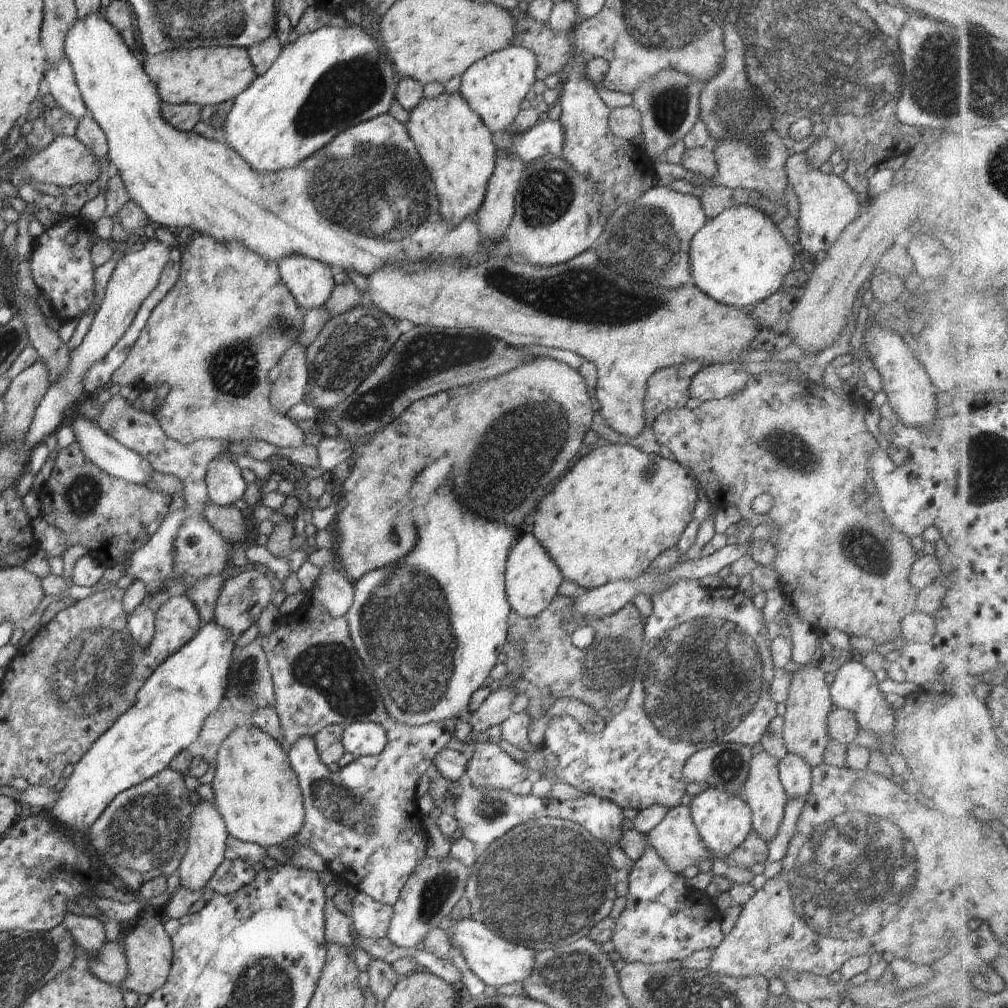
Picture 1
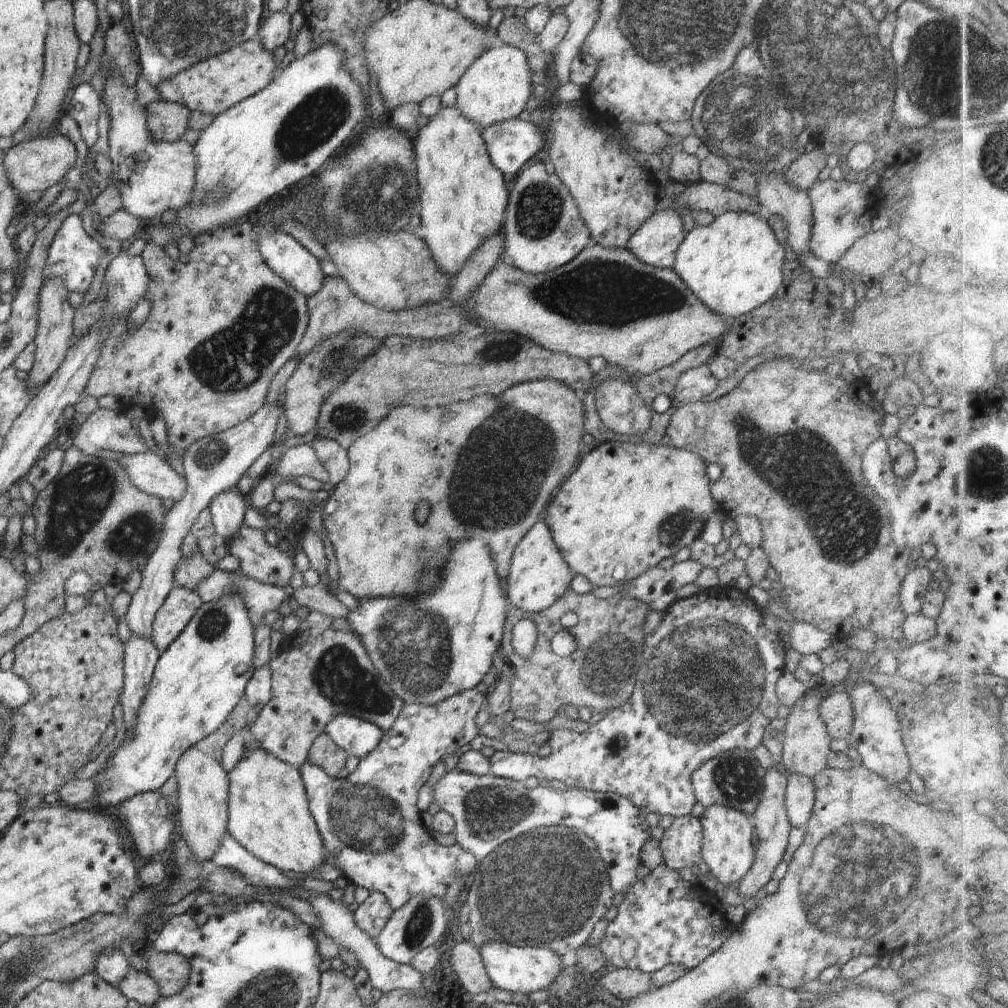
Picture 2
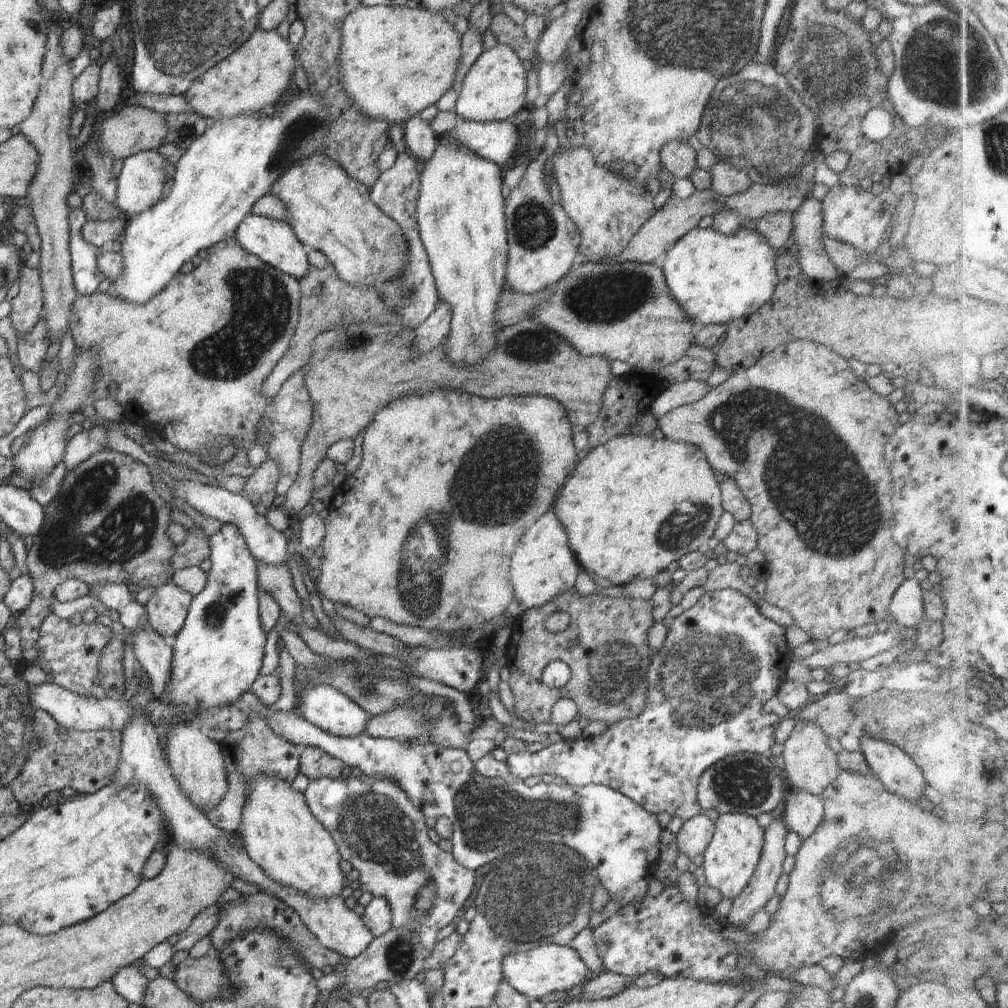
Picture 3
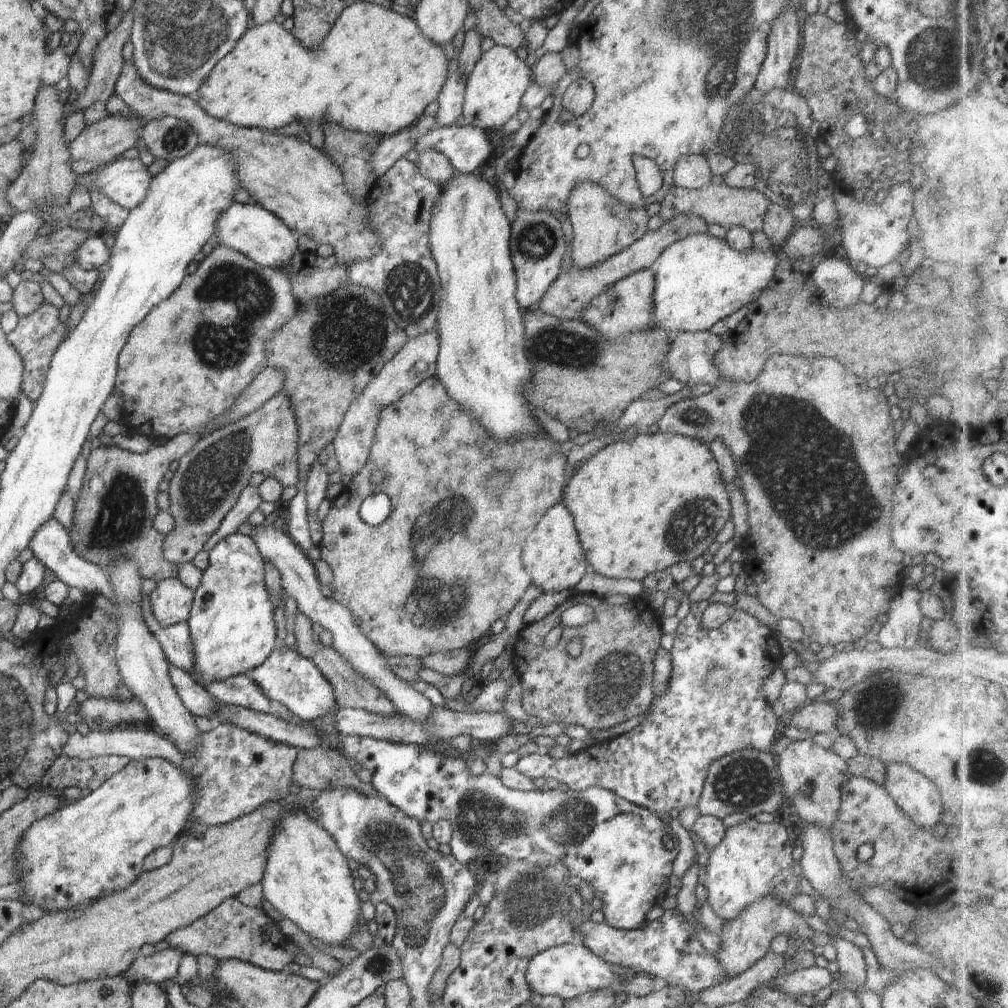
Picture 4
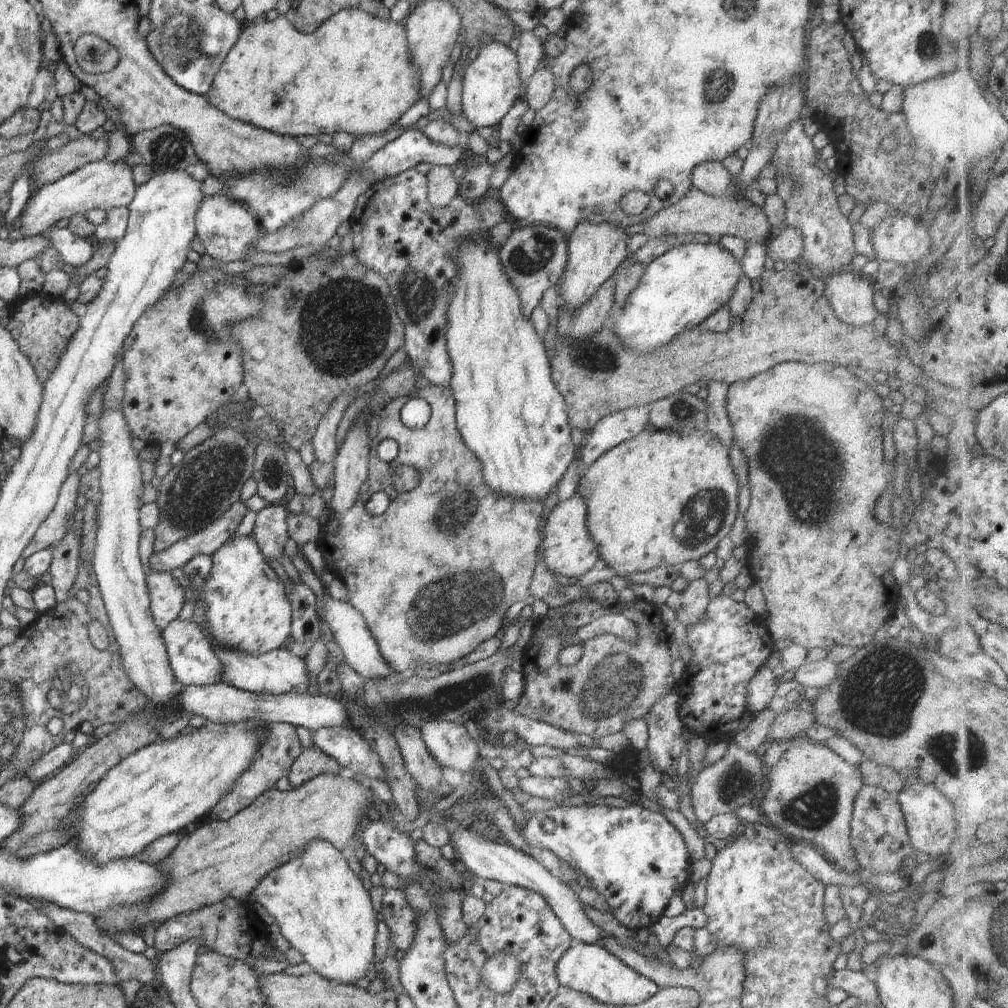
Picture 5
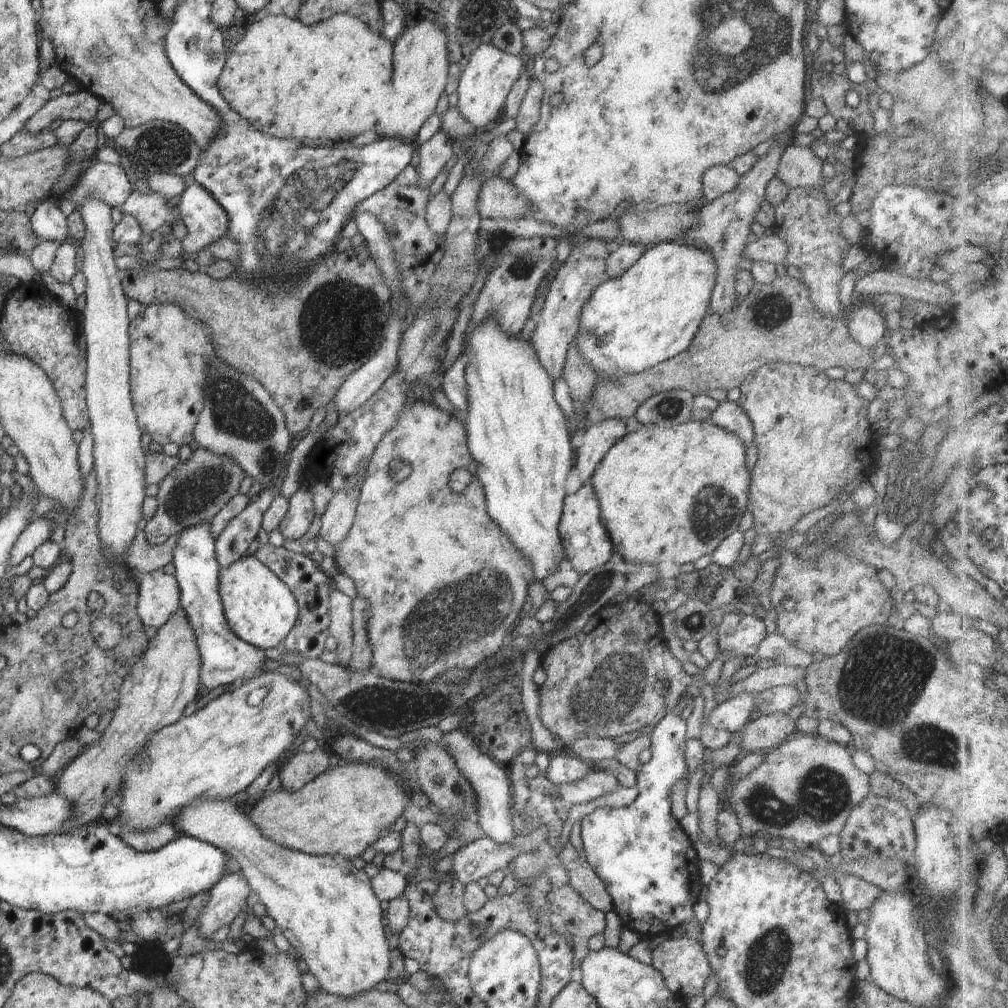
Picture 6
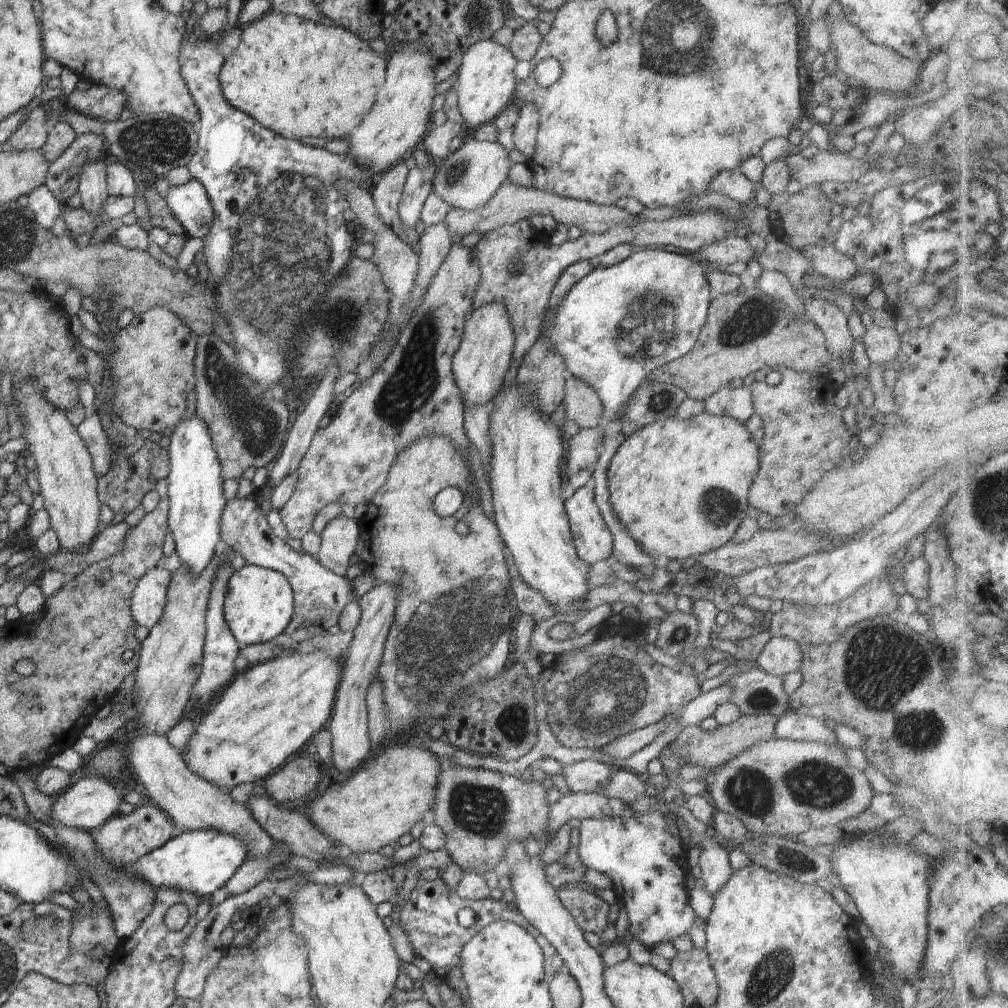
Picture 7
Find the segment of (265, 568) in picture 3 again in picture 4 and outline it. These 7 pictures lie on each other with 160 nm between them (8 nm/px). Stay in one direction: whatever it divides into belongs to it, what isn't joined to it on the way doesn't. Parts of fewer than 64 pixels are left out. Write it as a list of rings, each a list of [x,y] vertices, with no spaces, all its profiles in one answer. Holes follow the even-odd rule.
[[[296,611],[292,619],[289,620],[290,629],[296,637],[296,650],[300,656],[313,662],[324,675],[324,678],[332,685],[339,706],[362,709],[371,713],[383,714],[384,716],[392,714],[393,710],[396,709],[392,701],[375,684],[358,674],[354,667],[336,649],[322,645],[318,635],[312,629],[312,623],[313,621],[300,611]]]

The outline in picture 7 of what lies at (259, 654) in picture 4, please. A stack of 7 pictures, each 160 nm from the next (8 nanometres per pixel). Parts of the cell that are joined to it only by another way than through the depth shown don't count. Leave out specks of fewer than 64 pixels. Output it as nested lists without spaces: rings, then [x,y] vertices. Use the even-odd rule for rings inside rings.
[[[239,563],[228,581],[224,616],[233,637],[242,645],[268,642],[283,633],[292,620],[294,595],[286,577],[272,569]]]

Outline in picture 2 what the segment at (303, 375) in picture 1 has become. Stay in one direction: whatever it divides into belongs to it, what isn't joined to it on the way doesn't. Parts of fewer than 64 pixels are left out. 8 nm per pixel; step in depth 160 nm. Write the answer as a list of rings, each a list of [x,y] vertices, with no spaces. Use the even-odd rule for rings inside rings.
[[[263,401],[256,414],[248,420],[231,429],[198,439],[183,452],[186,490],[181,499],[174,502],[164,515],[156,548],[150,554],[148,562],[145,562],[144,568],[140,569],[141,584],[131,596],[127,614],[122,617],[136,636],[146,637],[152,641],[156,613],[176,586],[174,573],[183,560],[180,550],[183,540],[190,534],[196,517],[204,509],[209,508],[212,498],[219,492],[234,487],[260,454],[273,444],[272,439],[282,409],[276,401],[267,403]]]

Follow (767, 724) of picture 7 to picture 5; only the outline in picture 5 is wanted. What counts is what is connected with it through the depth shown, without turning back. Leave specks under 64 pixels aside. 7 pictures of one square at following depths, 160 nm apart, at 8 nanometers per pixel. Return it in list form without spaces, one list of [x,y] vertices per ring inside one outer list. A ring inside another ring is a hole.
[[[795,709],[778,714],[770,725],[767,741],[775,744],[790,739],[795,740],[797,734],[812,727],[815,721],[816,716],[806,710]]]

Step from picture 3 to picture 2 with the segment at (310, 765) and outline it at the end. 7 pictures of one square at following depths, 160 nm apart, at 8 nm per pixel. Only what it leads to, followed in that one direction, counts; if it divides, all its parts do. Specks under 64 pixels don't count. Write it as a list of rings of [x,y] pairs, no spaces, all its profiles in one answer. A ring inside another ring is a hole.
[[[322,733],[312,743],[307,758],[312,764],[322,767],[331,777],[336,777],[344,768],[348,756],[326,733]]]

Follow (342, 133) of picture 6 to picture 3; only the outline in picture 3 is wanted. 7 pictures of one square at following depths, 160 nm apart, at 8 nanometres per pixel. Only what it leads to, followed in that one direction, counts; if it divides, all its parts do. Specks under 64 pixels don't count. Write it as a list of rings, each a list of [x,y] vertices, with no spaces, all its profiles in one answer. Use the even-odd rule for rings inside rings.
[[[421,3],[415,8],[406,5],[359,6],[343,20],[340,47],[340,66],[344,90],[367,119],[400,124],[411,116],[436,104],[453,88],[461,57],[461,37],[446,19],[433,13]],[[257,28],[238,50],[191,82],[189,89],[182,94],[188,106],[202,117],[219,121],[254,114],[265,106],[280,102],[290,94],[288,81],[294,73],[295,58],[289,43],[276,29],[265,31]]]

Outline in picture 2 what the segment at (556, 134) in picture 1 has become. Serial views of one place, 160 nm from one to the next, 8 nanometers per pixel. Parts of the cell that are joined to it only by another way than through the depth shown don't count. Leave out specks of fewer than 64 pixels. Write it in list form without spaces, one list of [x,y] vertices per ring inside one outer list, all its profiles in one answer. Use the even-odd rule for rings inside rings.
[[[520,117],[481,128],[481,135],[492,164],[503,174],[516,176],[530,158],[547,148],[546,136]]]

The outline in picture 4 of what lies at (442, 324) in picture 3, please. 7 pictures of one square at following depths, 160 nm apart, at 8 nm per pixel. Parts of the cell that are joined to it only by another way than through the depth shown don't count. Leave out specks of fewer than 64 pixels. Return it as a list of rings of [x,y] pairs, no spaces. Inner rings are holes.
[[[436,328],[409,338],[403,347],[382,367],[376,378],[370,381],[362,394],[348,407],[338,432],[333,438],[340,471],[352,478],[366,464],[380,409],[396,402],[403,394],[437,374],[436,359],[439,351],[439,334]]]

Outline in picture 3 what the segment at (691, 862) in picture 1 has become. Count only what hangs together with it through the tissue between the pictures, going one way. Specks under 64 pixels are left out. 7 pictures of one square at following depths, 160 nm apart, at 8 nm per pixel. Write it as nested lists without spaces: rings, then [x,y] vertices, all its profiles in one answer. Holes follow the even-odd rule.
[[[696,815],[684,821],[676,833],[676,844],[680,854],[686,854],[691,860],[703,854],[713,839],[714,821],[704,815]]]

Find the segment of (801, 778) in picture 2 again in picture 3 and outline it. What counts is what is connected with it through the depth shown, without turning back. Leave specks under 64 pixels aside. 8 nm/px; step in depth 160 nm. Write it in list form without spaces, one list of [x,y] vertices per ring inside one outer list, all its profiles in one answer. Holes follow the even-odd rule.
[[[792,788],[786,798],[786,806],[781,819],[788,830],[796,832],[803,840],[822,822],[823,802],[819,795]]]

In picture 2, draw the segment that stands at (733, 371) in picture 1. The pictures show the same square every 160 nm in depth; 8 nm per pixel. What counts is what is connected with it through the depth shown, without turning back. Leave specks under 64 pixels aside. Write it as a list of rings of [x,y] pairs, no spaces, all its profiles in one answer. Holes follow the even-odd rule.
[[[708,363],[690,369],[677,380],[675,398],[682,405],[702,401],[704,396],[718,386],[718,382],[718,378],[711,373]]]

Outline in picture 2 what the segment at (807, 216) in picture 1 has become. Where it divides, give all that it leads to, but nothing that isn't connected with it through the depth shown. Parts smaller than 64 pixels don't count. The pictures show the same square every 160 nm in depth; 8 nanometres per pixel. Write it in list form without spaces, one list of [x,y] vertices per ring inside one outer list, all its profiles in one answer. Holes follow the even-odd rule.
[[[827,179],[816,181],[807,190],[813,214],[809,249],[828,263],[839,258],[860,238],[872,231],[872,219],[884,208],[885,199],[878,190],[872,190],[861,182]]]

